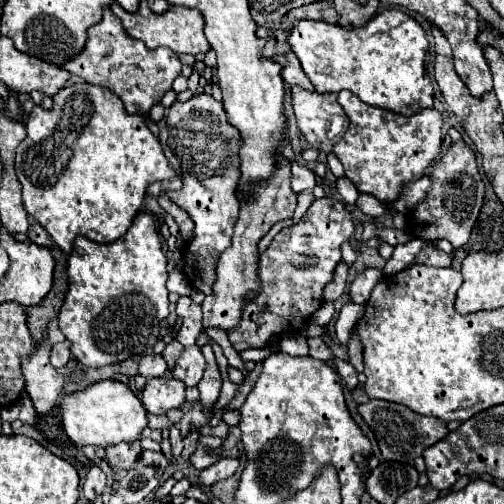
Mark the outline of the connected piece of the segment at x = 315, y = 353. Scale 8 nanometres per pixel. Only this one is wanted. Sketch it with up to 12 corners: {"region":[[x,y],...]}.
{"region":[[322,337],[308,339],[310,355],[330,361],[332,349]]}

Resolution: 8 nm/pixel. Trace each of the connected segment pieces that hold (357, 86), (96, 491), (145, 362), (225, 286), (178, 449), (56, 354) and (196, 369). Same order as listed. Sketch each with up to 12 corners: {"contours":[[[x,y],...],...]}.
{"contours":[[[386,9],[360,31],[298,21],[288,43],[318,93],[430,109],[428,39]],[[98,463],[86,473],[82,491],[88,501],[106,489],[106,473]],[[162,355],[142,357],[138,371],[142,377],[162,377],[168,365]],[[290,161],[242,197],[232,245],[202,303],[204,329],[228,333],[256,299],[258,243],[292,219]],[[170,428],[172,455],[179,456],[184,448],[180,430]],[[70,341],[52,347],[52,365],[64,367],[70,359]],[[196,345],[186,347],[172,371],[186,387],[196,387],[206,361]]]}

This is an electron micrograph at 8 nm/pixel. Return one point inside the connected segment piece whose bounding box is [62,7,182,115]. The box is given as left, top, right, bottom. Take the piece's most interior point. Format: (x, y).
(140, 76)

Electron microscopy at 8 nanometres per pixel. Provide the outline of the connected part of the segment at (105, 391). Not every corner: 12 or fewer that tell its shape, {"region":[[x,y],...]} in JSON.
{"region":[[106,379],[64,395],[76,445],[140,439],[142,401]]}

